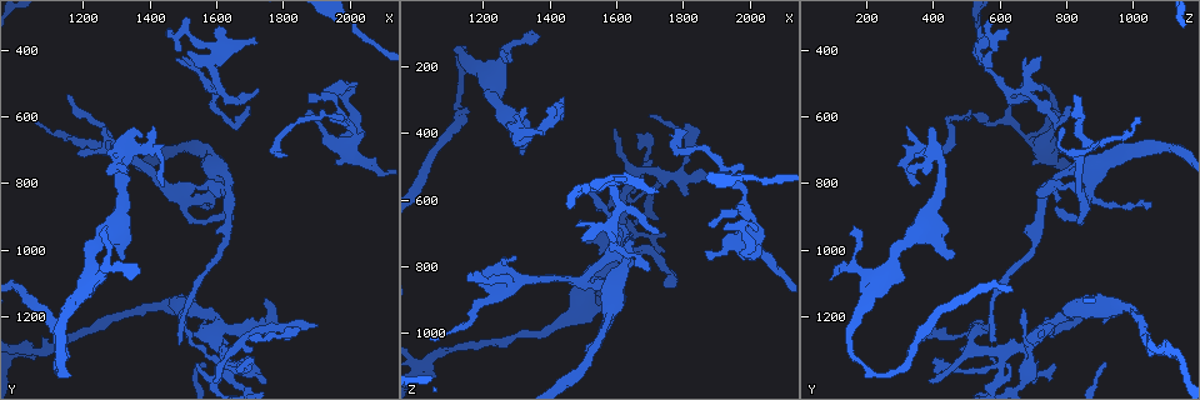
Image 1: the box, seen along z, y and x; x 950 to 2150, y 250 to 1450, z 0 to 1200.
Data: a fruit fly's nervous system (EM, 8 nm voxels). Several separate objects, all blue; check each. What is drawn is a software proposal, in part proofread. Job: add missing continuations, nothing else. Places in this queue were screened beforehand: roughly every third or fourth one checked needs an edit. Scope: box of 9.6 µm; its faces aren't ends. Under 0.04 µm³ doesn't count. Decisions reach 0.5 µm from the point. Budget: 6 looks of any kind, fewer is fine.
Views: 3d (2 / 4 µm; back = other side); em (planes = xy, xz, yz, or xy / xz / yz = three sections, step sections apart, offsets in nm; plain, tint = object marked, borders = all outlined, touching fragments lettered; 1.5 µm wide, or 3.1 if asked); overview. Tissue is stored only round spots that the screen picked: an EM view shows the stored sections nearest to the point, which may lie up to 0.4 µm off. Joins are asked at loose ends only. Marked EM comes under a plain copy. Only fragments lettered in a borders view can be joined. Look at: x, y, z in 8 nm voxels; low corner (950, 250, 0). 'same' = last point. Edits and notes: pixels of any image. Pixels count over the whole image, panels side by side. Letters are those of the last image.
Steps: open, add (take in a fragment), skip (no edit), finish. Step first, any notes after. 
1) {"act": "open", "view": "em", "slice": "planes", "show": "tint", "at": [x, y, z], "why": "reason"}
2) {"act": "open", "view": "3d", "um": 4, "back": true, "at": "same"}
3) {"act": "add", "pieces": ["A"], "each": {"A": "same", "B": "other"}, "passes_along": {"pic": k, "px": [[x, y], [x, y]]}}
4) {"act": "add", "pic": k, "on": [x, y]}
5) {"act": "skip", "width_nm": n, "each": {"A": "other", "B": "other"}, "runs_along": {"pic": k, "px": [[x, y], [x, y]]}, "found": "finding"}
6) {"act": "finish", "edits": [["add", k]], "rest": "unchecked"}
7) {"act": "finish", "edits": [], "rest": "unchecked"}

{"act": "open", "view": "em", "slice": "yz", "step": 8, "show": "tint", "at": [1490, 1270, 590], "why": "thin end"}

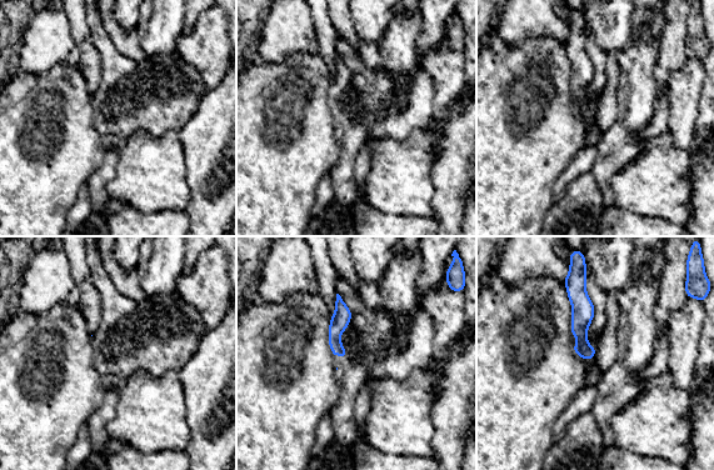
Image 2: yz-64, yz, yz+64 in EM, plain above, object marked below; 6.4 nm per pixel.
{"act": "open", "view": "em", "slice": "yz", "step": 8, "show": "borders", "at": "same"}

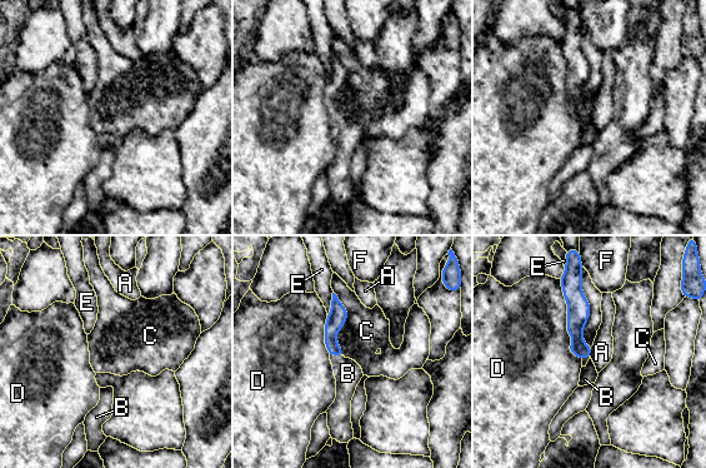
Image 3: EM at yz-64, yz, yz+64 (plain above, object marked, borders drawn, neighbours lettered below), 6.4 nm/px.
{"act": "add", "pieces": ["B"], "width_nm": 80, "each": {"A": "other", "B": "same", "C": "other", "D": "other", "E": "other", "F": "other"}, "found": "it goes on there"}

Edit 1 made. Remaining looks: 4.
{"act": "open", "view": "overview"}

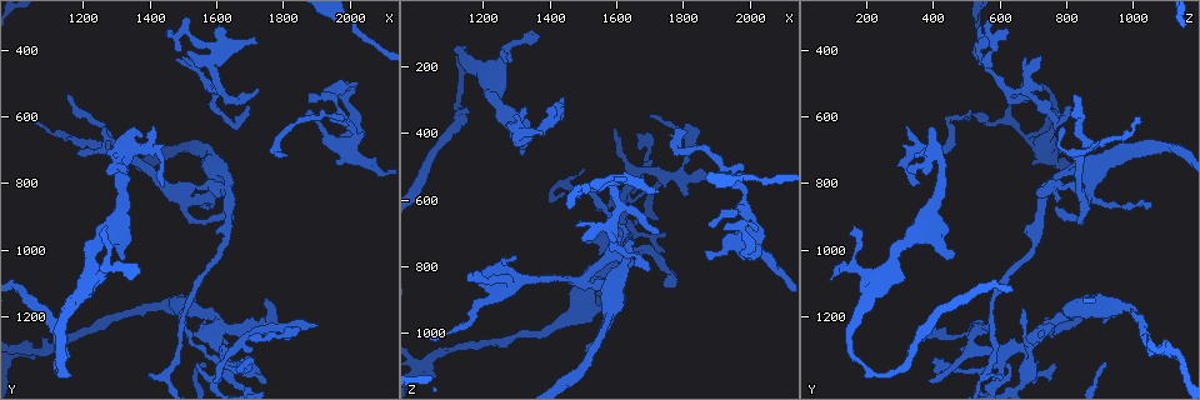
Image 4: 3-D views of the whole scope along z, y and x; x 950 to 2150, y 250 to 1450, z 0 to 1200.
{"act": "open", "view": "3d", "um": 4, "at": [1870, 590, 770], "why": "thin end"}

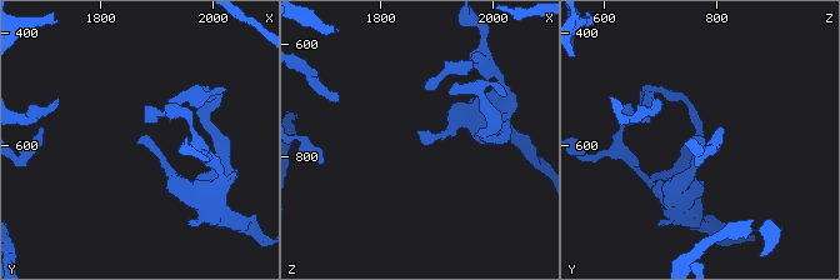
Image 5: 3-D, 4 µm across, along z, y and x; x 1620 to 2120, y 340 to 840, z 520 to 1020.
{"act": "open", "view": "em", "slice": "planes", "show": "borders", "at": [1865, 595, 755], "why": "now the EM"}

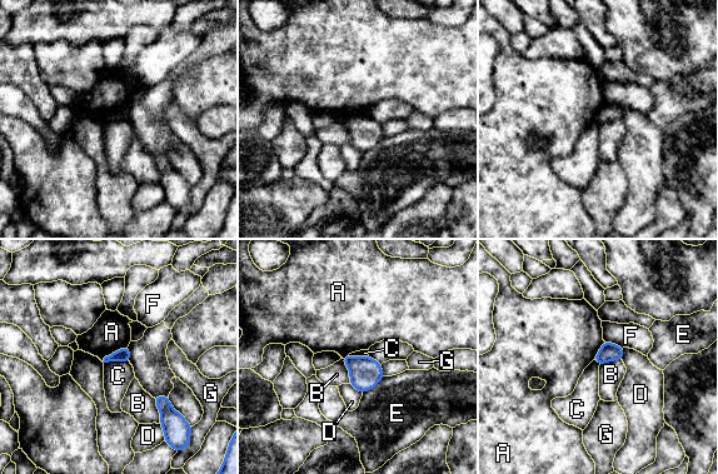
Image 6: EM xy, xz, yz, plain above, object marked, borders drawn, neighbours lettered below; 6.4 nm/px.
{"act": "skip", "longest_contact_nm": ["A", 200], "each": {"A": "other", "B": "other", "C": "other", "D": "other", "E": "other", "F": "other", "G": "other"}, "found": "none of them fits"}

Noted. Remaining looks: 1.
{"act": "open", "view": "em", "slice": "planes", "show": "borders", "at": [1500, 870, 1060], "why": "thin end"}

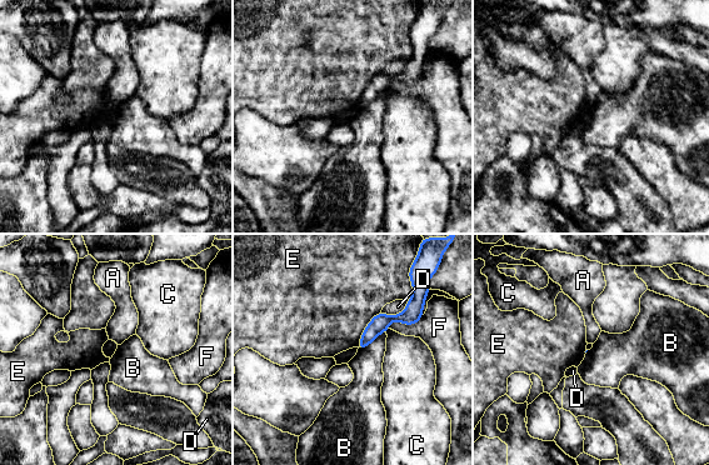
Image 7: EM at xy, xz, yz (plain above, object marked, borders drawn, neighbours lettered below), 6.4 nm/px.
{"act": "skip", "each": {"A": "other", "B": "other", "C": "other", "D": "other", "E": "other", "F": "other"}, "border": {"pic": 7, "px": [[384, 331], [365, 346], [358, 349]]}, "found": "no lettered fragment goes on from it"}

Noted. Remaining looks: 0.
{"act": "finish", "edits": [["add", 3]], "rest": "unchecked"}

